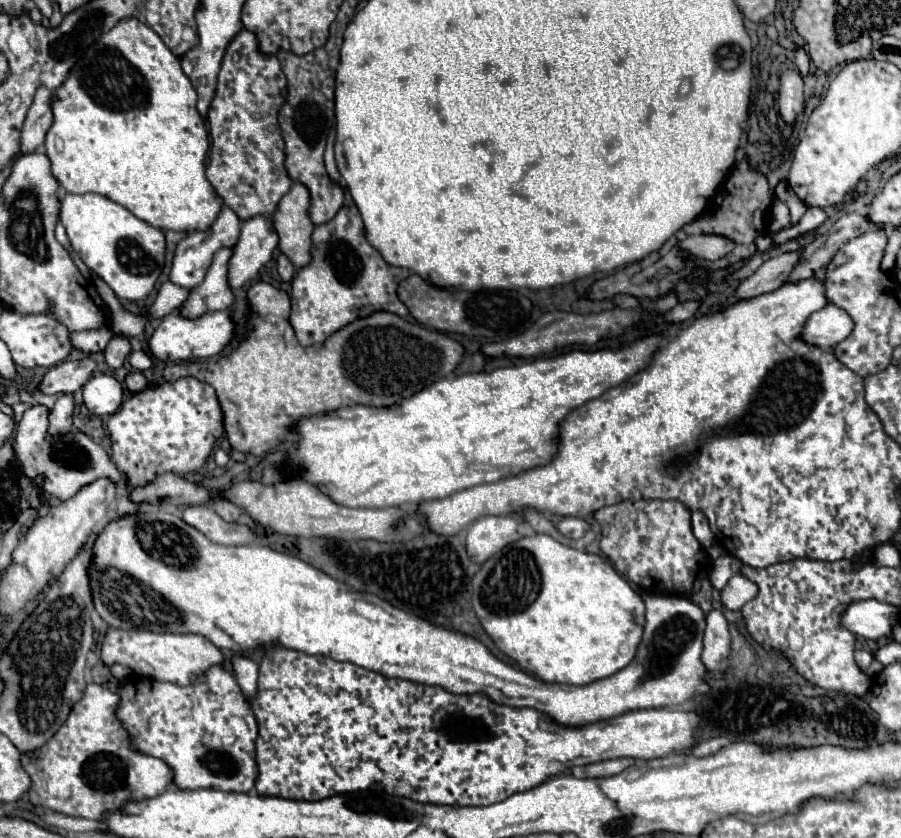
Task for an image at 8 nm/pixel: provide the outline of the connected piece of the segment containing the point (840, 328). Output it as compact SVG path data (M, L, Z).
M827 304L823 310L813 312L805 322L801 338L807 344L819 346L823 350L835 348L835 344L843 342L851 334L851 316L843 312L843 308L835 308L835 304Z

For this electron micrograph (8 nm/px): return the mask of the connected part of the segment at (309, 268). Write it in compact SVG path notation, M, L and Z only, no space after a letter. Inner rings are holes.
M343 208L337 218L333 218L327 224L321 224L313 230L313 248L311 248L313 260L299 268L293 278L293 290L291 290L291 326L297 334L297 340L303 346L321 344L325 342L333 332L339 328L351 324L357 318L365 318L373 312L387 311L403 318L409 316L408 308L397 296L397 280L393 276L393 266L389 266L381 254L369 244L363 228L363 220L359 214L349 212L349 208Z

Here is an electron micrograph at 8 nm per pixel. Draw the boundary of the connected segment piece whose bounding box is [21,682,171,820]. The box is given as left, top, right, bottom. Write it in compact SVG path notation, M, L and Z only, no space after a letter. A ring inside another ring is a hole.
M91 682L83 698L71 708L65 724L41 746L41 772L39 748L21 756L21 764L33 782L29 790L33 804L65 816L103 820L105 814L121 810L129 800L155 798L167 790L171 784L171 768L167 768L163 760L143 756L143 752L135 752L135 748L127 744L127 732L123 732L115 708L119 708L119 696Z

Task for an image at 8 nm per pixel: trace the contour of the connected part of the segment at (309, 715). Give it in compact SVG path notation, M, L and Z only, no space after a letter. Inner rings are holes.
M271 648L265 652L261 666L259 666L259 690L253 700L249 700L257 722L259 722L259 738L257 738L257 766L259 776L255 782L255 788L261 796L281 796L281 798L293 798L293 800L321 800L327 796L343 794L343 792L355 792L355 790L383 790L391 792L393 796L403 796L409 800L429 802L435 805L451 806L487 806L495 804L499 800L505 800L507 796L515 792L531 790L539 784L543 784L547 778L565 772L573 766L585 766L599 760L609 758L635 758L635 760L653 760L663 758L673 752L683 752L693 748L695 744L695 728L699 728L699 716L695 712L683 712L683 710L663 710L663 708L651 708L651 710L633 710L627 714L621 714L617 718L601 720L595 724L587 724L581 728L567 728L553 722L551 728L543 728L539 722L541 718L549 718L533 708L511 708L503 704L491 702L485 694L471 694L471 696L457 696L451 694L439 686L425 686L409 680L395 680L385 678L377 672L365 670L361 666L355 666L351 662L337 662L327 656L309 656L297 650L287 648Z

